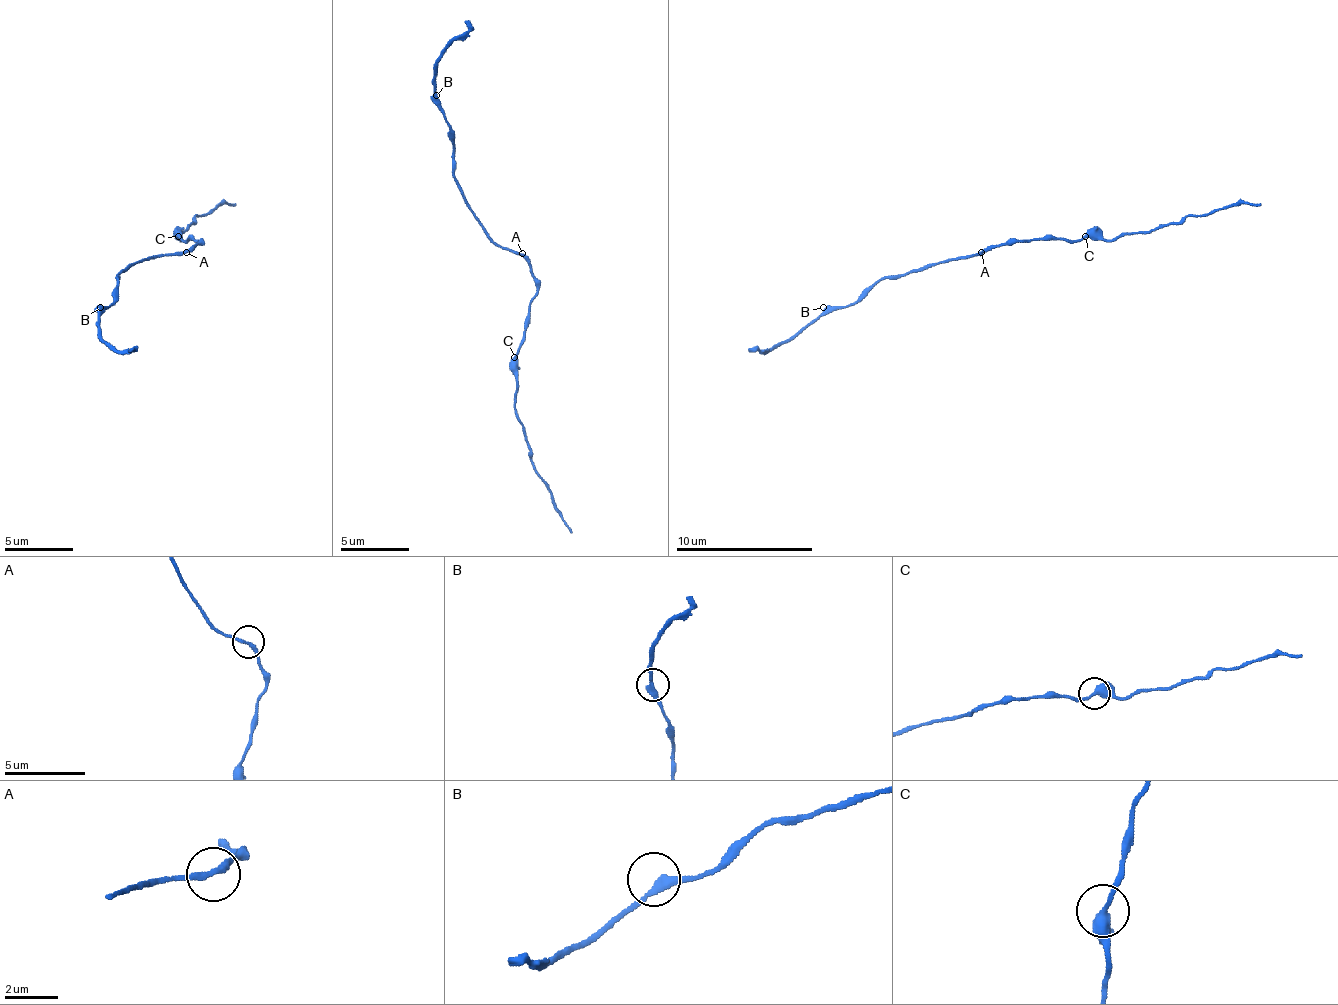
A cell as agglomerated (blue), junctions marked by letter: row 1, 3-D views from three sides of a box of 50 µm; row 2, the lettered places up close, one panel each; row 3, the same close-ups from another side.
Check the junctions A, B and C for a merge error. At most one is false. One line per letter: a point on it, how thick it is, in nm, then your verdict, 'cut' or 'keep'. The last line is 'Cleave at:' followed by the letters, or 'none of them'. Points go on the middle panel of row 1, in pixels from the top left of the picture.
A: at (522, 253); 220 nm thick; keep
B: at (436, 95); 320 nm thick; keep
C: at (514, 357); 320 nm thick; keep
Cleave at: none of them

